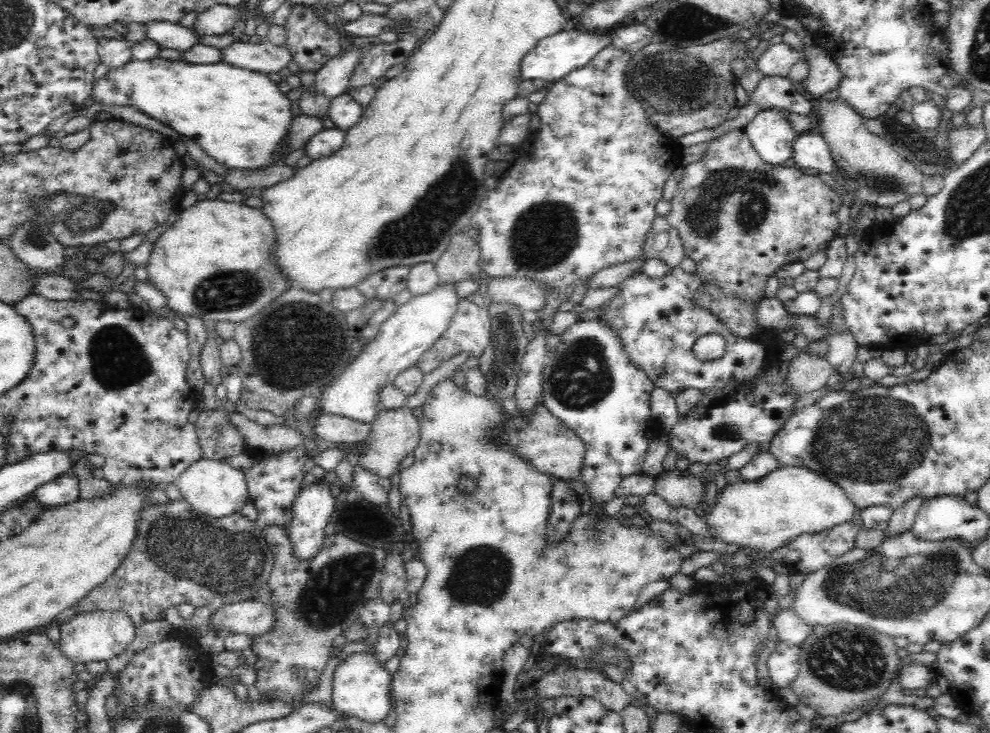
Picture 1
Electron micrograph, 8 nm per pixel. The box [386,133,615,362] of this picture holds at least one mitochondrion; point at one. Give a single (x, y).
(547, 234)

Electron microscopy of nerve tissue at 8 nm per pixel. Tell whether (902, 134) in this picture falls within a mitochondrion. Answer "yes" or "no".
yes

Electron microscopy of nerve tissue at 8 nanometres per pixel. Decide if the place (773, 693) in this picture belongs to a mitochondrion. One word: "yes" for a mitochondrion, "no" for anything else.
no

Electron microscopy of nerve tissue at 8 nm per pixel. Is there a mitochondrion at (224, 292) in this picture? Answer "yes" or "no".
yes

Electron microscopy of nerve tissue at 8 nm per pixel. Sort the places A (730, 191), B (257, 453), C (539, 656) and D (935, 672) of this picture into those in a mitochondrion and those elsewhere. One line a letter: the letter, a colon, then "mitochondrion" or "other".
A: mitochondrion
B: other
C: other
D: other

